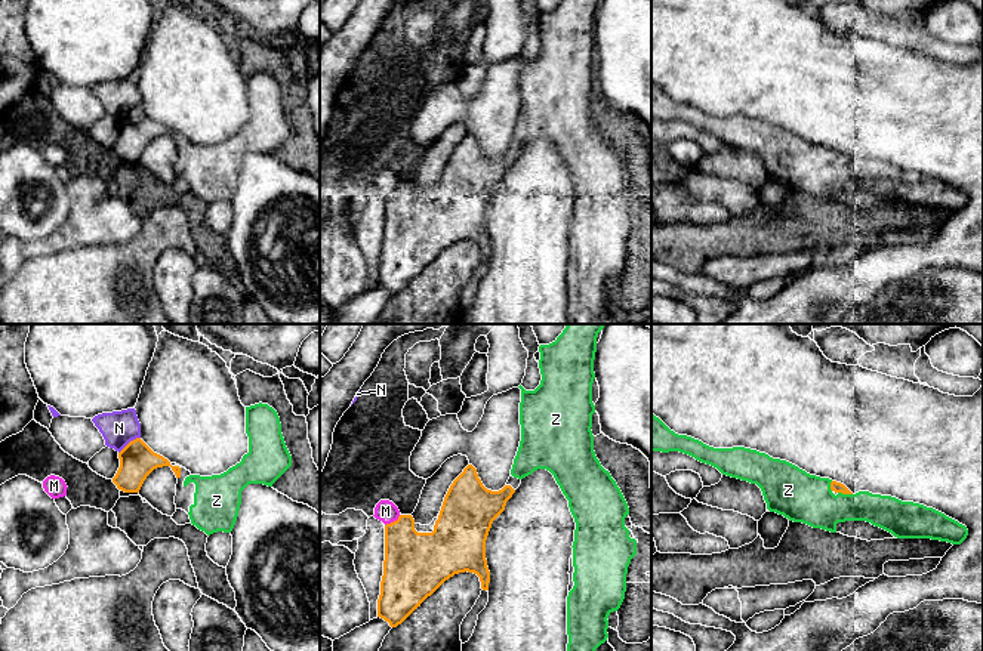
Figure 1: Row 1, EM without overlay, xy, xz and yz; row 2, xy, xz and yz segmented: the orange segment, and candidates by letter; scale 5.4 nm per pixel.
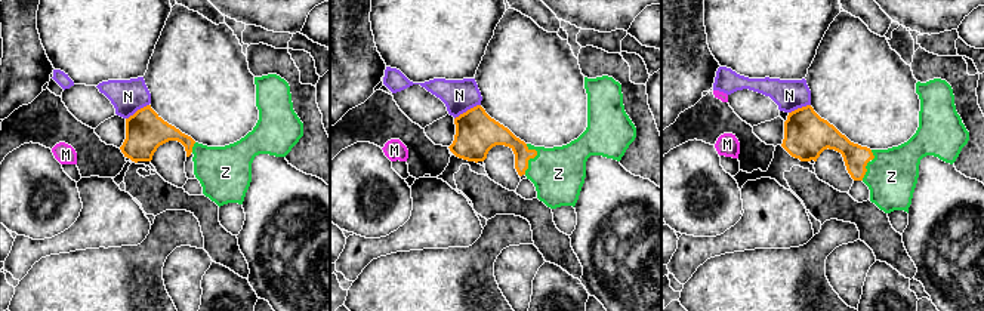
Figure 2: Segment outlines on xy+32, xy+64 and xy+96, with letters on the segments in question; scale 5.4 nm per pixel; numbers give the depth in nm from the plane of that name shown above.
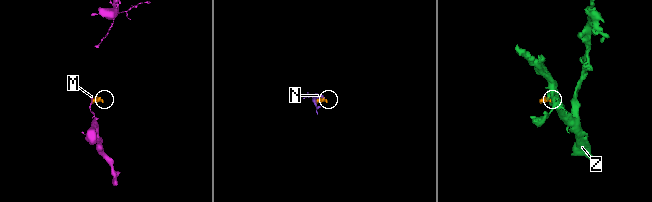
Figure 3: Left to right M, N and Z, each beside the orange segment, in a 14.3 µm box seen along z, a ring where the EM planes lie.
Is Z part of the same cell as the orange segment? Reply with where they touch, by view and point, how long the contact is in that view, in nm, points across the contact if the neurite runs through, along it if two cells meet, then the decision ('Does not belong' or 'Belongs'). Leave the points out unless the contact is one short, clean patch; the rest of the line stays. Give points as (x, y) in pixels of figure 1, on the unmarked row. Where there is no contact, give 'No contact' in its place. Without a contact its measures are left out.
Touches orange at yz (846, 162). Shared border 80 nm. Belongs

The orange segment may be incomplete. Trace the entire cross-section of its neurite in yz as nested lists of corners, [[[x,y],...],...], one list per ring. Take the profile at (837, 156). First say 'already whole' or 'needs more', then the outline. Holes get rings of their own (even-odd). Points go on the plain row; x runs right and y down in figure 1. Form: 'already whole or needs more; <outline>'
needs more; [[[651,83],[651,120],[680,120],[717,136],[722,144],[756,152],[762,160],[770,181],[776,181],[789,189],[802,191],[813,197],[836,201],[838,191],[866,189],[891,201],[897,207],[931,207],[961,213],[968,204],[965,194],[933,176],[913,170],[902,170],[891,164],[872,163],[869,160],[853,163],[841,151],[810,144],[786,129],[773,127],[756,118],[745,115],[709,115],[691,105],[675,102],[654,83]]]

